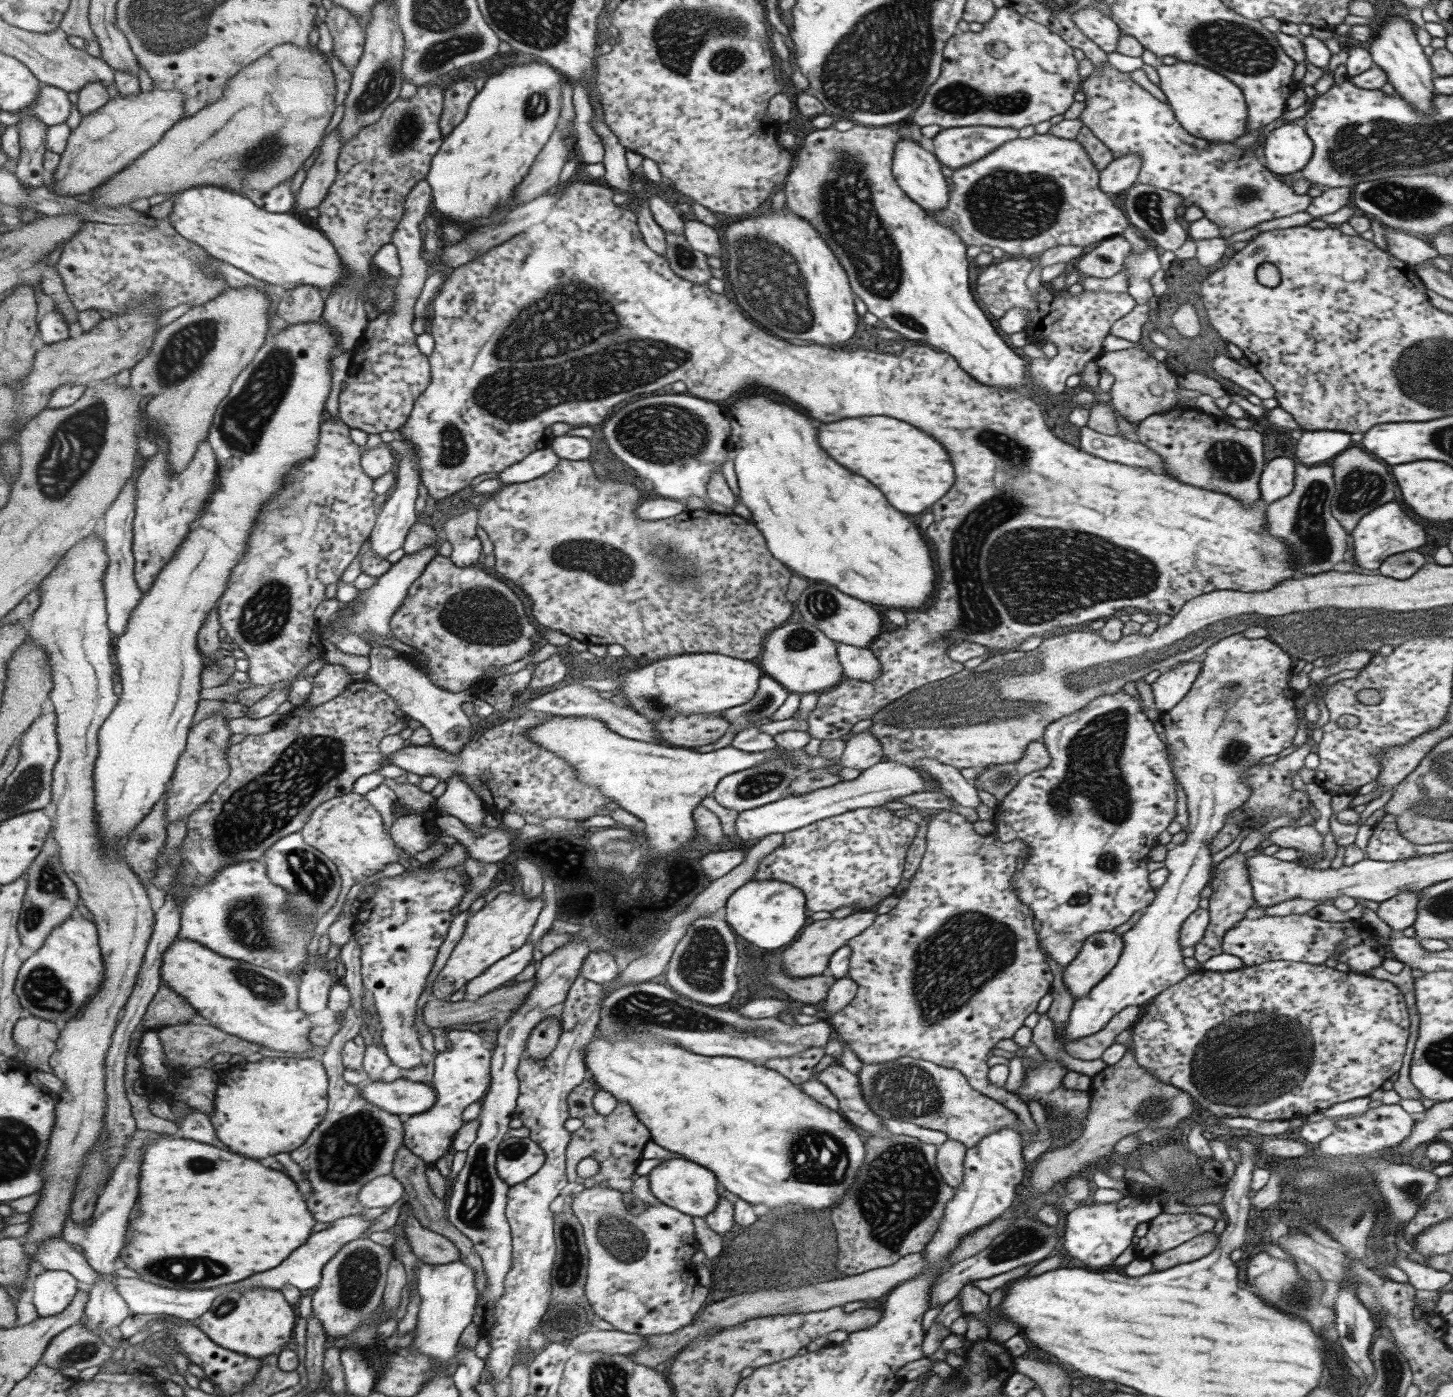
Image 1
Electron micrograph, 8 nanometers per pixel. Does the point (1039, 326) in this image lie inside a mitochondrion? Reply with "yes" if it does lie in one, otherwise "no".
no

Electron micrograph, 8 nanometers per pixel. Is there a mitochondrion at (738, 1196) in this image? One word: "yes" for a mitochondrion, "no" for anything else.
no

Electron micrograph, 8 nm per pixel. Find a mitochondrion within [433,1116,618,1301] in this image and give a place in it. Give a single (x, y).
(474, 1210)

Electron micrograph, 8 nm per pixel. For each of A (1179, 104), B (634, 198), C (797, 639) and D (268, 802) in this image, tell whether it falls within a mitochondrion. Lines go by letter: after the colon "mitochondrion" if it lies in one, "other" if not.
A: other
B: other
C: mitochondrion
D: mitochondrion

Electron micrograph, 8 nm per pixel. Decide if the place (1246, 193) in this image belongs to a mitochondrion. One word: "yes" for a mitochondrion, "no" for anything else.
yes

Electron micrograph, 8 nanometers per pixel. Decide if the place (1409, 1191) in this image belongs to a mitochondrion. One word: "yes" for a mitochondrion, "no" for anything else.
yes

